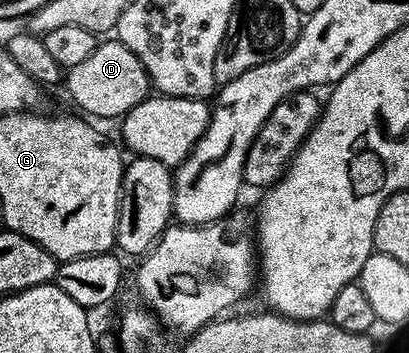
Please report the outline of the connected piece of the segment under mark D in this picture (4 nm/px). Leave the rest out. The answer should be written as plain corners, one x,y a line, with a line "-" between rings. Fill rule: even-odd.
110,39
102,40
83,59
83,63
75,63
63,77
64,88
69,88
69,97
82,109
82,114
93,117
114,117
120,119
131,111
139,103
143,103
146,97
150,96
151,86
149,76
139,63
135,51
131,51
123,42
-
93,116
93,117
92,117

